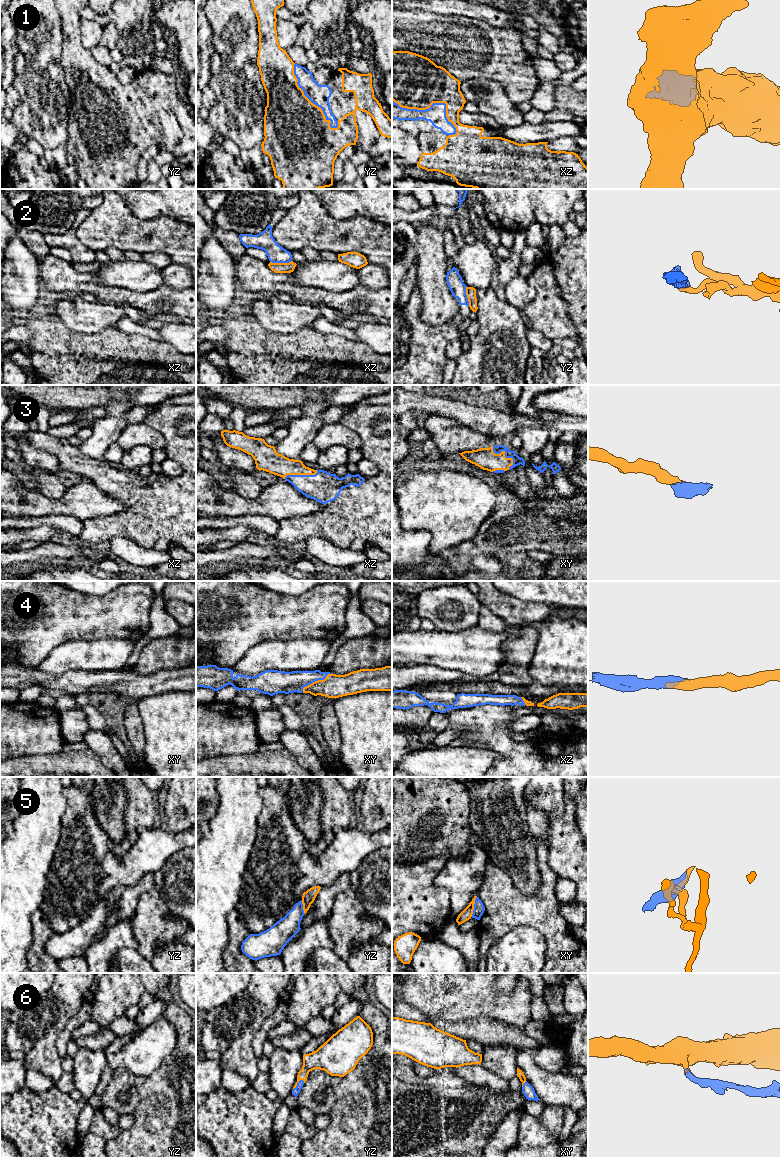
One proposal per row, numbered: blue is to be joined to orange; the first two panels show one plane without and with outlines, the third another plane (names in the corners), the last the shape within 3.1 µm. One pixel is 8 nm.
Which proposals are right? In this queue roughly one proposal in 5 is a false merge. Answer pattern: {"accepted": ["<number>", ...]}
{"accepted": ["1", "3", "4", "6"]}

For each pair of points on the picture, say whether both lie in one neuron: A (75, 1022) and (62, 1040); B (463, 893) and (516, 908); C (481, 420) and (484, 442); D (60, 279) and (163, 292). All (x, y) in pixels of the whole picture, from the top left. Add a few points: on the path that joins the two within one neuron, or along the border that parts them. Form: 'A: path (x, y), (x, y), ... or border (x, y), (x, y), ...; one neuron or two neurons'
A: path (71, 1026), (64, 1036); one neuron
B: border (485, 873), (483, 884), (476, 895); two neurons
C: border (462, 424), (492, 438); two neurons
D: path (86, 284), (92, 284), (102, 293), (137, 298); one neuron

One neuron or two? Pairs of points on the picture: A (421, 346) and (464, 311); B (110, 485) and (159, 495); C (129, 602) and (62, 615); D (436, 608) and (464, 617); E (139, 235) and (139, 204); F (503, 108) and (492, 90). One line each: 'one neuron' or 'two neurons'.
A: one neuron
B: one neuron
C: one neuron
D: one neuron
E: two neurons
F: one neuron

